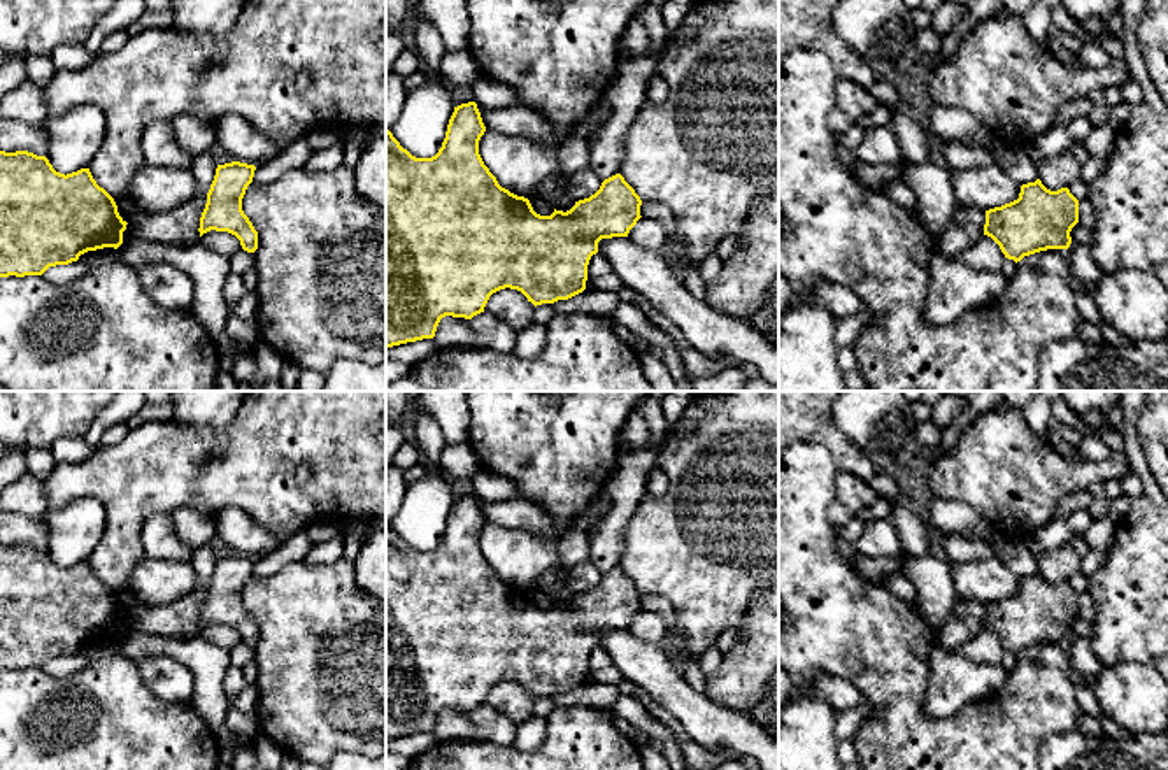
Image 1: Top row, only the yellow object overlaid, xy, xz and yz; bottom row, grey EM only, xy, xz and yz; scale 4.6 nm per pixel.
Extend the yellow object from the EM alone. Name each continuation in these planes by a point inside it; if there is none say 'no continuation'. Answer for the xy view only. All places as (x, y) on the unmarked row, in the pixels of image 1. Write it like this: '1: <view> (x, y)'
no continuation

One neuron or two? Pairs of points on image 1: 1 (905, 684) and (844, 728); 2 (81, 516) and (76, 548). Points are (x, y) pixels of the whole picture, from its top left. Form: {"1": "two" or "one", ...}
{"1": "two", "2": "one"}

